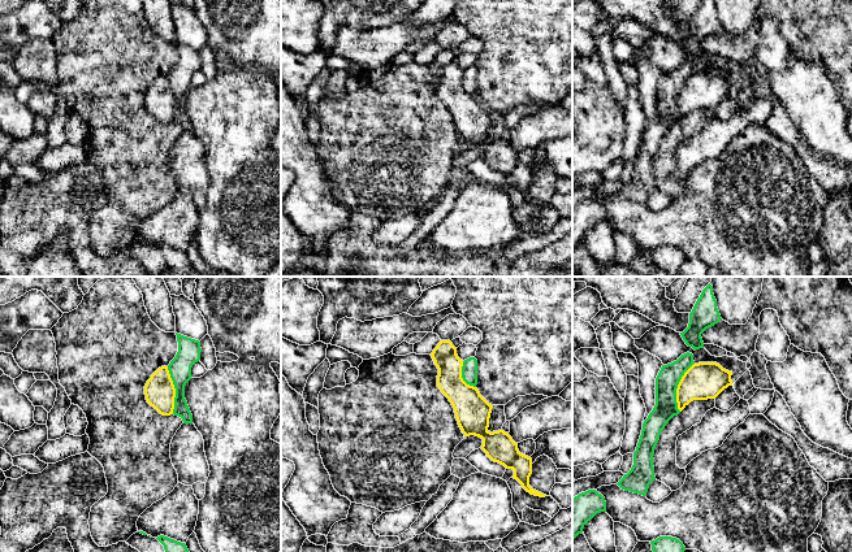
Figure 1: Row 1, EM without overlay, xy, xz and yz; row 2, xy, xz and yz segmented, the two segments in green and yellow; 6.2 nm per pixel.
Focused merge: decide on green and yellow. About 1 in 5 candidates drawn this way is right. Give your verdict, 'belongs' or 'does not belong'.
does not belong

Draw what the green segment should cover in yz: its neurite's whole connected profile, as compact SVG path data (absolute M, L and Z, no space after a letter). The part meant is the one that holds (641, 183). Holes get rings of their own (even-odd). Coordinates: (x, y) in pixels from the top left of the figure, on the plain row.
M687 61L676 70L662 74L656 87L656 114L643 132L641 144L633 161L633 174L617 192L622 199L646 205L649 194L656 188L654 157L666 132L680 122L676 97L684 82L693 73L693 64Z

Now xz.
M470 66L463 70L462 87L467 94L476 96L477 94L477 69L475 66Z

